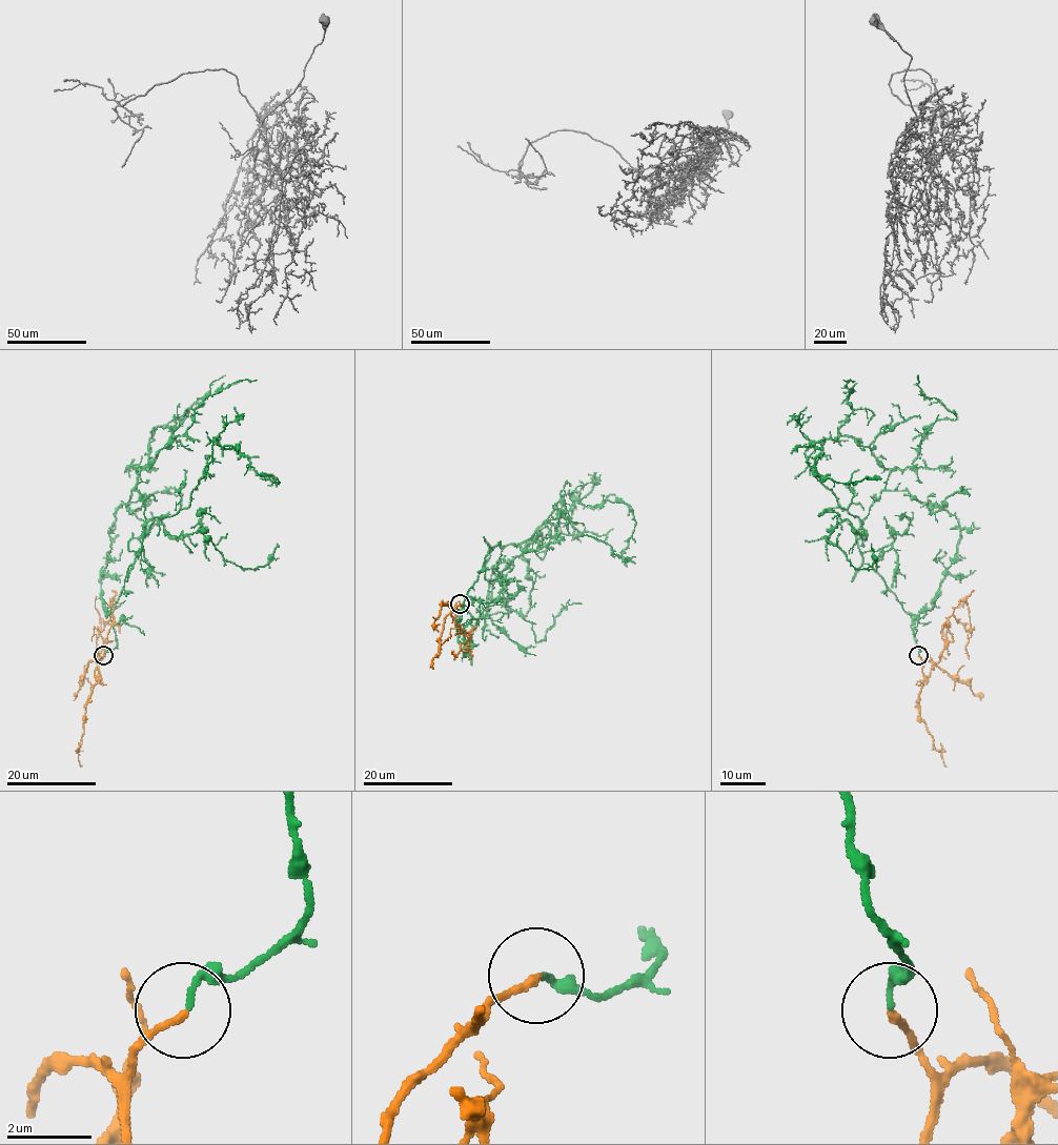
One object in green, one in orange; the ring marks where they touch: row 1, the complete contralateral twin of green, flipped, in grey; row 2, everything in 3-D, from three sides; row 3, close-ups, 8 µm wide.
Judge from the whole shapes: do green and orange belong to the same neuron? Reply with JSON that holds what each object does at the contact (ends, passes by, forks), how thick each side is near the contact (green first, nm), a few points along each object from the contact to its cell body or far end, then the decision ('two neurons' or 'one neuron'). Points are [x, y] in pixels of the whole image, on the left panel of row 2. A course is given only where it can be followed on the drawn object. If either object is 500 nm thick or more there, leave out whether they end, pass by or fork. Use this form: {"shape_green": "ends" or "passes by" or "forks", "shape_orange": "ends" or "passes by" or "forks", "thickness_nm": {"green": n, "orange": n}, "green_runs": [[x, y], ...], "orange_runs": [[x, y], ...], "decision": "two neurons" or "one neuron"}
{"shape_green": "ends", "shape_orange": "ends", "thickness_nm": {"green": 120, "orange": 150}, "green_runs": [[104, 655], [116, 646], [110, 612], [143, 527], [189, 505], [215, 444], [279, 482], [269, 478]], "orange_runs": [[104, 655], [98, 660], [96, 676], [95, 668], [113, 615], [101, 630], [96, 596]], "decision": "one neuron"}

